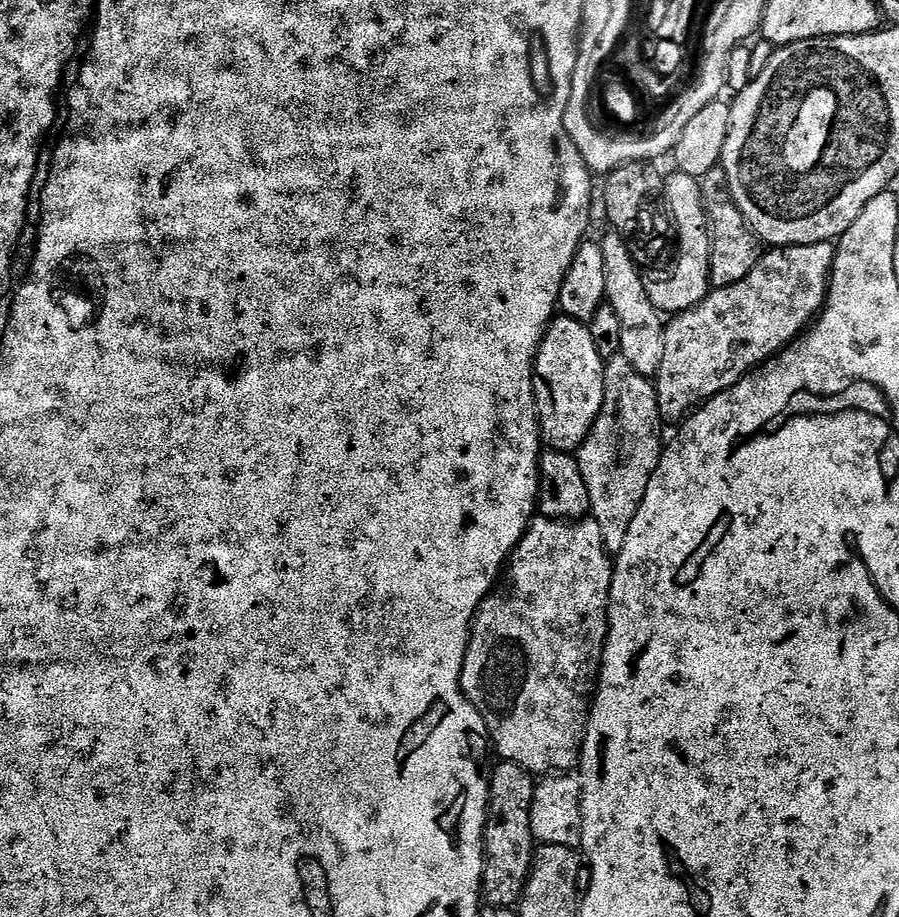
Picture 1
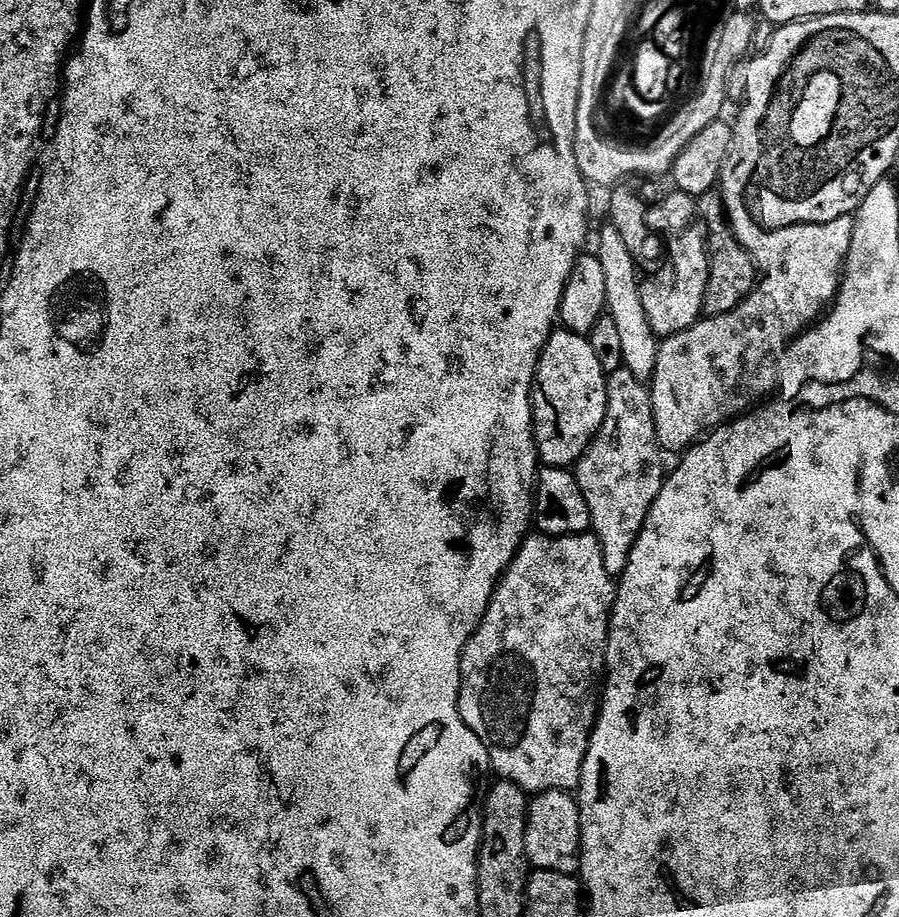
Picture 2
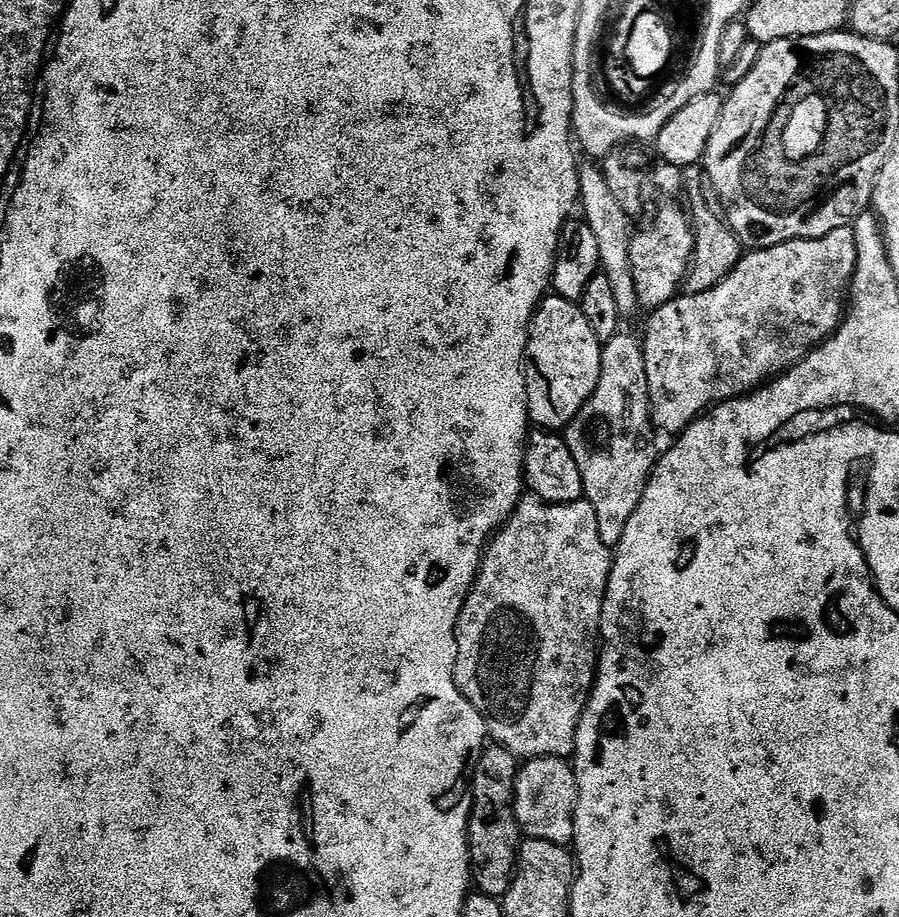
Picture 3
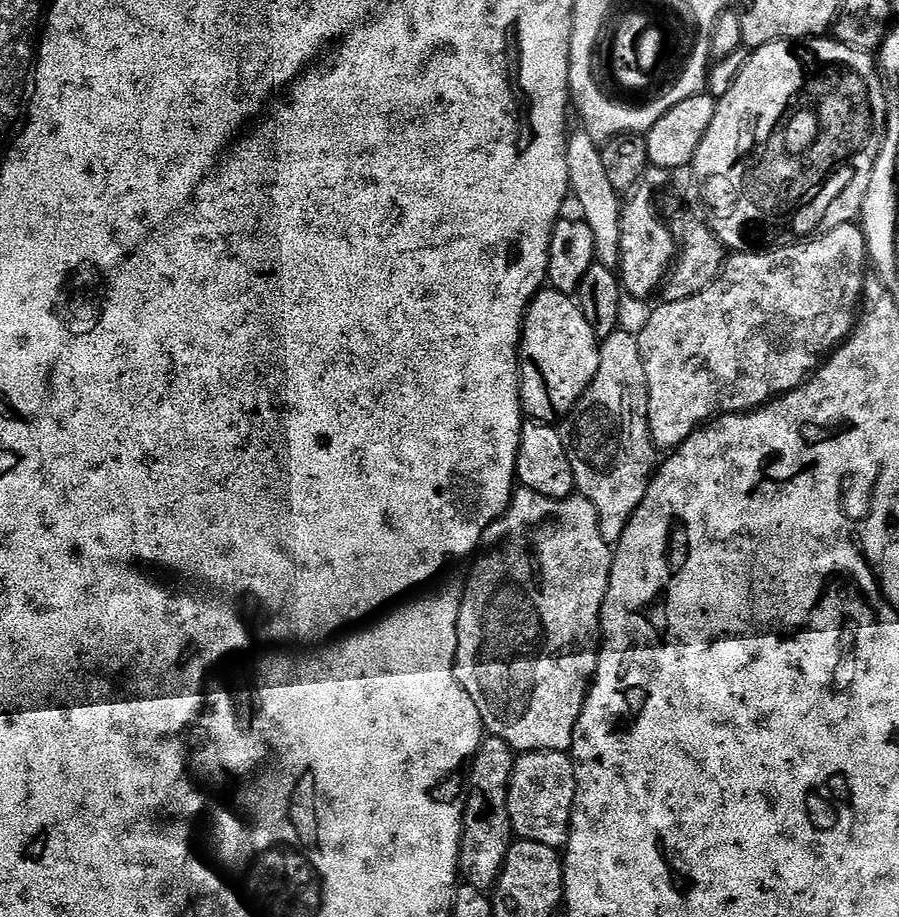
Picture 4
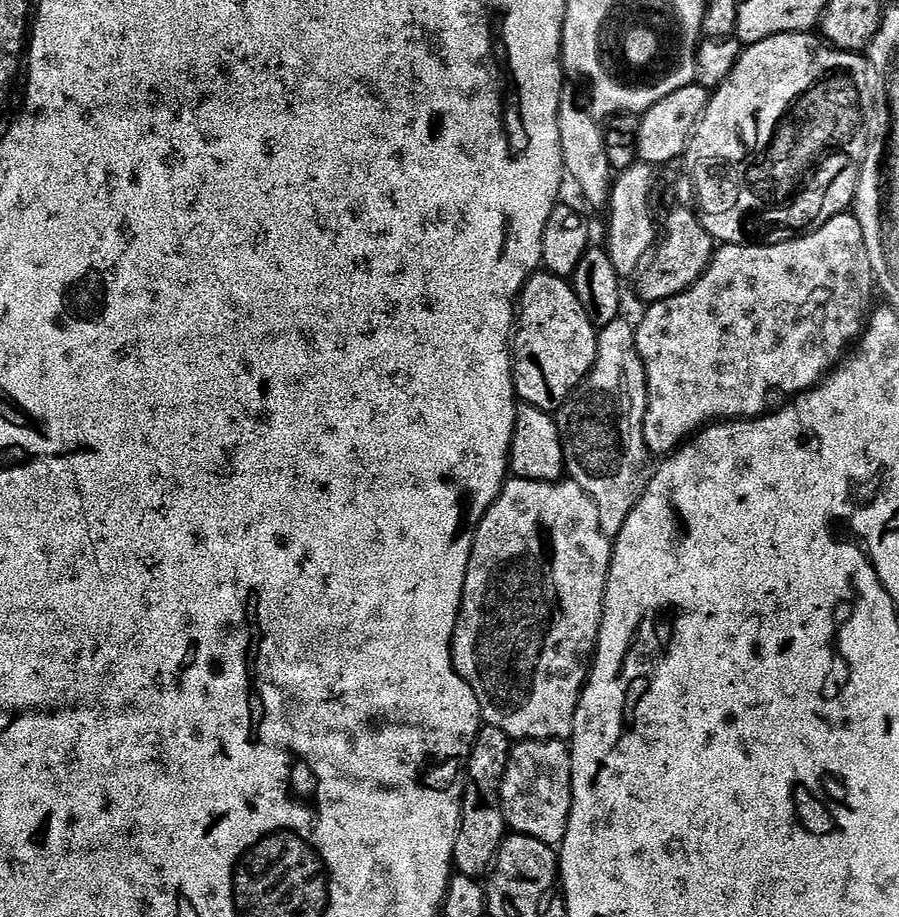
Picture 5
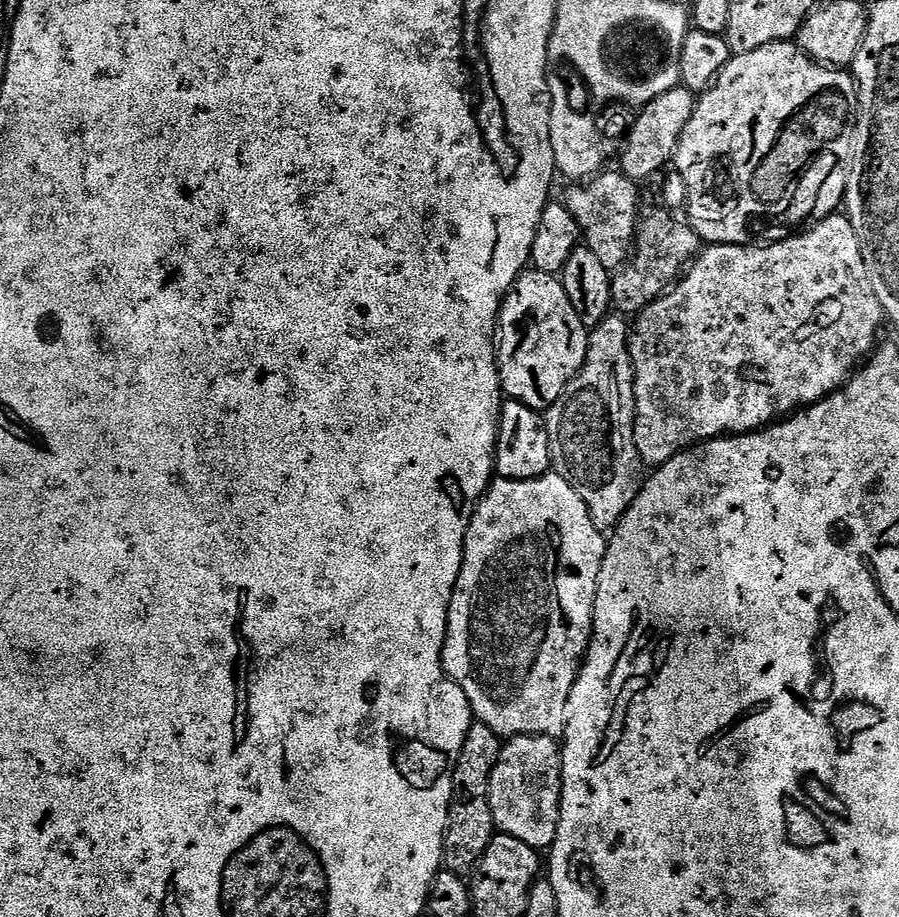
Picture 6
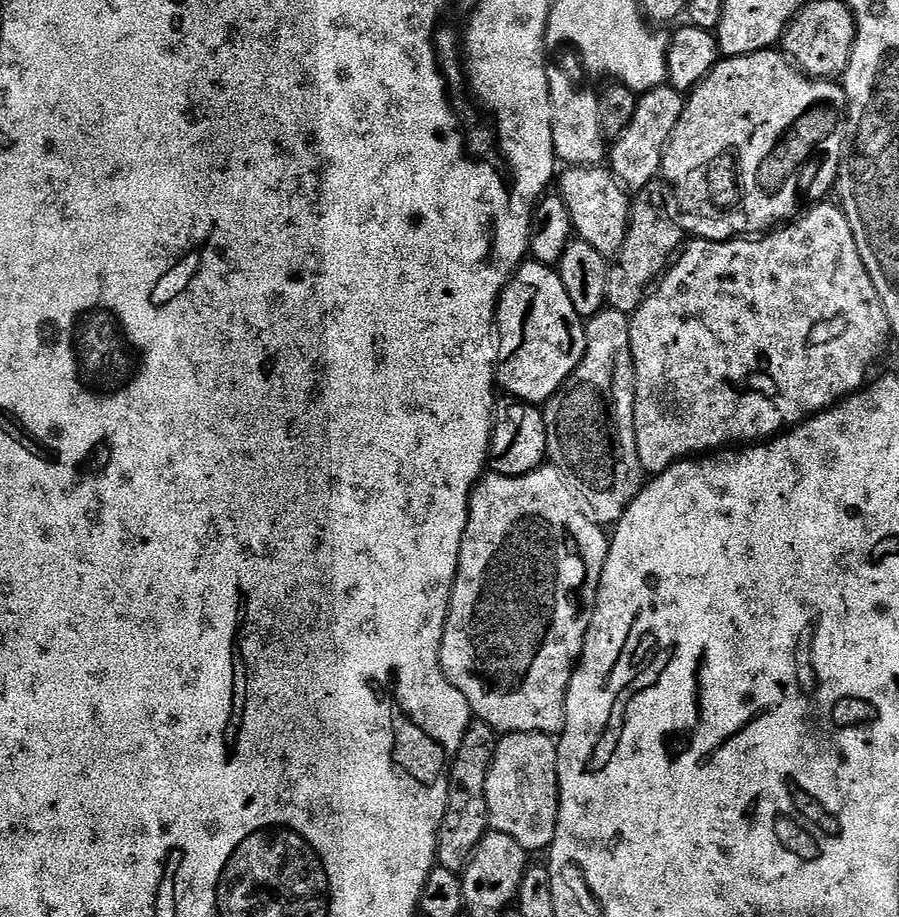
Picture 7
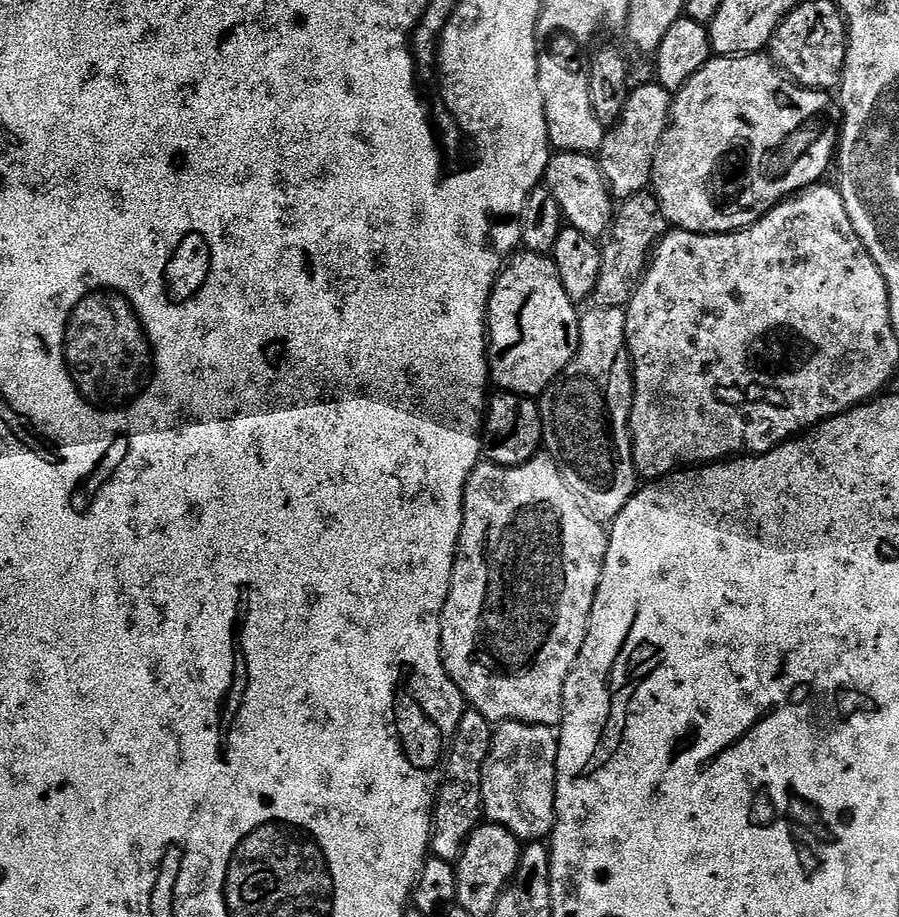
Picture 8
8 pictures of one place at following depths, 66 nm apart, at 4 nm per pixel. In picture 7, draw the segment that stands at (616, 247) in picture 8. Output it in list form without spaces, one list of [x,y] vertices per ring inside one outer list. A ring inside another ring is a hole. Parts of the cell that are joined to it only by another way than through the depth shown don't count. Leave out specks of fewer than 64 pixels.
[[[636,200],[631,205],[625,241],[622,242],[620,252],[615,255],[614,263],[608,269],[605,290],[607,307],[629,314],[635,312],[649,289],[668,271],[674,257],[683,249],[685,243],[686,233],[673,213],[671,216],[656,204]]]

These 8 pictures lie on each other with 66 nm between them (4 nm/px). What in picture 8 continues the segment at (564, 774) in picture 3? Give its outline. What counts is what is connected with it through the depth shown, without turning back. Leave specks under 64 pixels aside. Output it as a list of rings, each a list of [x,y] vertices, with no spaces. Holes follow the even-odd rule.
[[[505,720],[493,731],[492,745],[481,770],[482,812],[491,823],[508,828],[521,842],[543,841],[556,827],[556,755],[558,732],[547,724]]]

